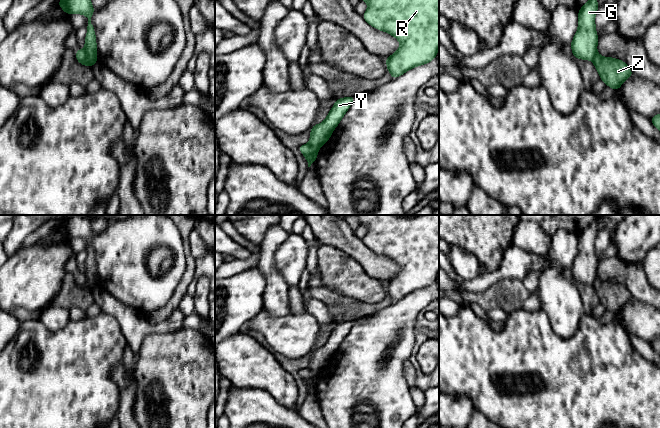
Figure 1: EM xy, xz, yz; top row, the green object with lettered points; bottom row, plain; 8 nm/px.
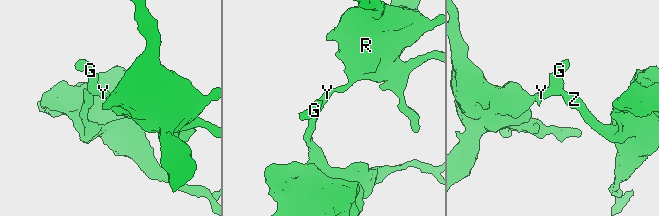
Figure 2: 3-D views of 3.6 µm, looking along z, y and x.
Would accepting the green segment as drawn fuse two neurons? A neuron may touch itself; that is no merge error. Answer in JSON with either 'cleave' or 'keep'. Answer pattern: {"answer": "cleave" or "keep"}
{"answer": "cleave"}

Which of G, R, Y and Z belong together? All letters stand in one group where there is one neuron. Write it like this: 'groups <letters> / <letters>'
groups G R Y / Z

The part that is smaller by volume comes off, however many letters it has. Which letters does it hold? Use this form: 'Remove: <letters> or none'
Remove: Z

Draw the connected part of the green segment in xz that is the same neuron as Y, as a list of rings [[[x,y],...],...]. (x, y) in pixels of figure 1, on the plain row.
[[[347,320],[346,322],[338,322],[326,343],[315,348],[310,354],[309,368],[317,373],[328,366],[328,363],[333,357],[333,354],[338,350],[345,337],[350,332],[355,320]]]

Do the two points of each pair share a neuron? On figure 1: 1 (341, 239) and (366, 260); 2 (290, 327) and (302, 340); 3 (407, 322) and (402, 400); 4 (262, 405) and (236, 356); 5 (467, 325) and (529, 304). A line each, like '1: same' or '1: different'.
1: same
2: same
3: same
4: different
5: different

